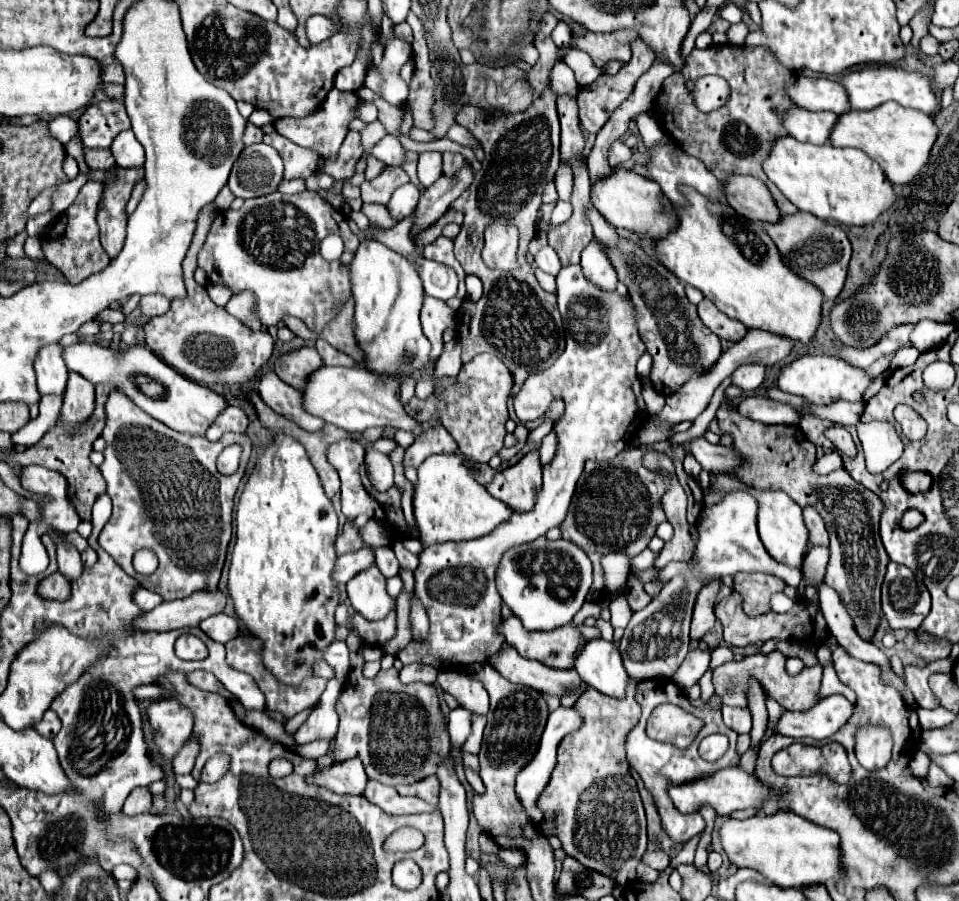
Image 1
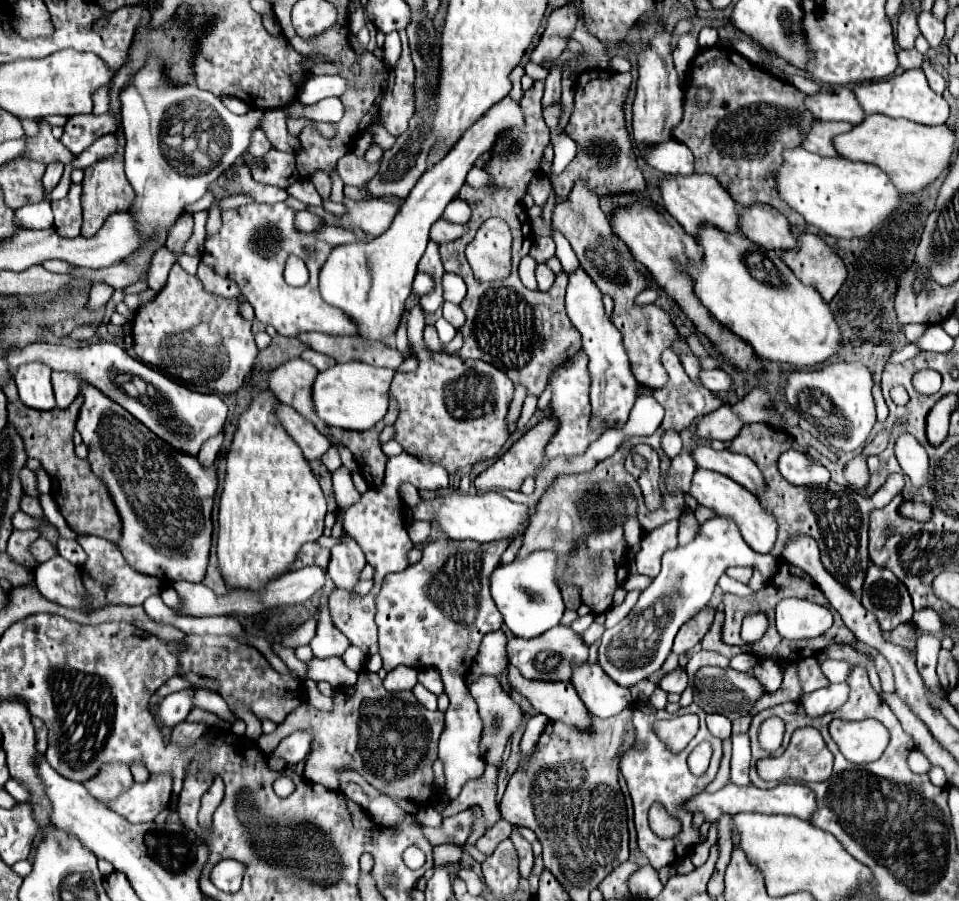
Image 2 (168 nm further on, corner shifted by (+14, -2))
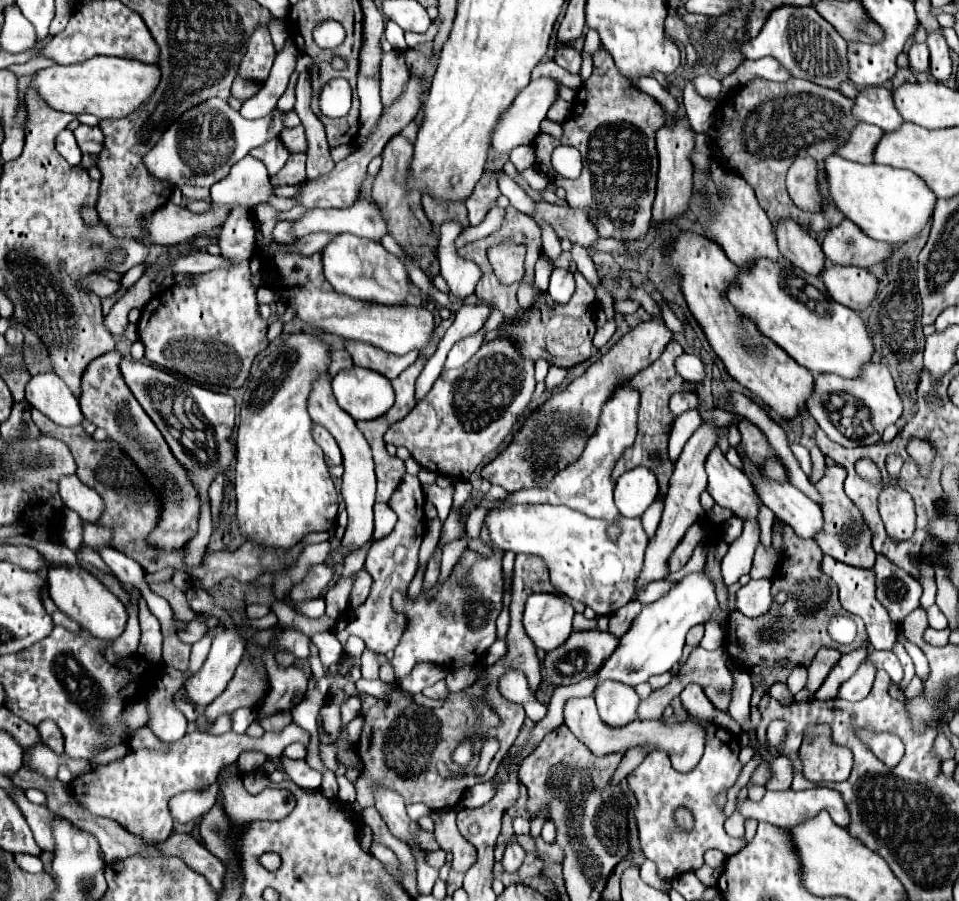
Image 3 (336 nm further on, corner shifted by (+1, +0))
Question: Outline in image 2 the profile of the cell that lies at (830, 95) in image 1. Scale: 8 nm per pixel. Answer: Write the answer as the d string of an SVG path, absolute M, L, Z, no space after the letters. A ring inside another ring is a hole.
M822 85L820 93L808 95L806 107L822 121L848 121L858 125L866 119L854 91L844 85Z

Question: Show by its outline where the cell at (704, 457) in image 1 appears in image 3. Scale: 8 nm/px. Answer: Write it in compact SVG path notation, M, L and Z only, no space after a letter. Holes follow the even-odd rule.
M759 469L759 475L753 479L753 483L763 505L767 505L777 519L783 519L783 523L791 525L799 537L813 539L815 531L823 527L819 505L795 489L789 481L775 481Z

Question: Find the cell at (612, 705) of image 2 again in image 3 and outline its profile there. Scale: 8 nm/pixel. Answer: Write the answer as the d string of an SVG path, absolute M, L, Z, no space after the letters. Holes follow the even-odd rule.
M603 681L597 685L593 697L597 701L601 719L611 727L621 727L635 721L639 695L633 687L617 681Z

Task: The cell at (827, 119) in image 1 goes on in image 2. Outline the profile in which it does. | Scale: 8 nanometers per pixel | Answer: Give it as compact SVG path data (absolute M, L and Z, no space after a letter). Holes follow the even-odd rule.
M814 121L812 131L808 133L802 147L808 149L810 153L818 153L824 157L836 157L840 153L836 153L836 149L834 149L834 137L840 133L848 133L850 129L854 129L854 125L850 125L850 123Z

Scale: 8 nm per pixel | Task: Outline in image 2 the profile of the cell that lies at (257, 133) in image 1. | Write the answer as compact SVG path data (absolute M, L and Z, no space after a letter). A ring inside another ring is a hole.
M254 131L252 143L250 143L250 149L248 149L248 151L250 151L254 157L264 157L270 149L272 149L272 145L270 145L268 137L266 137L262 131Z

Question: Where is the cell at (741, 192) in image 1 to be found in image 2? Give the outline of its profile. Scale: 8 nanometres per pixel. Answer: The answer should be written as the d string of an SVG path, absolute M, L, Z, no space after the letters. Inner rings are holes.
M754 205L750 209L740 209L742 233L766 249L786 251L798 249L798 239L790 229L788 219L770 205Z

